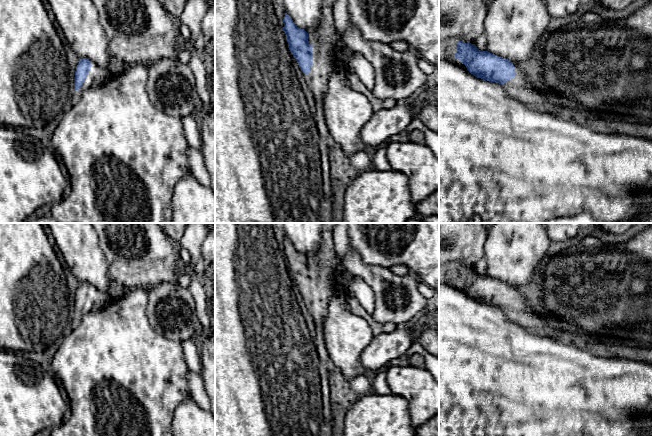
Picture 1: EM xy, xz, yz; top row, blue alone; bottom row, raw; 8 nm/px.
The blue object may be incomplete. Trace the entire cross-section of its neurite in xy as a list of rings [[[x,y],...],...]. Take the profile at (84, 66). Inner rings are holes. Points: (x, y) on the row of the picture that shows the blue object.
[[[81,58],[75,71],[74,89],[96,87],[104,84],[110,77],[110,73],[104,68],[92,68],[86,58]]]

